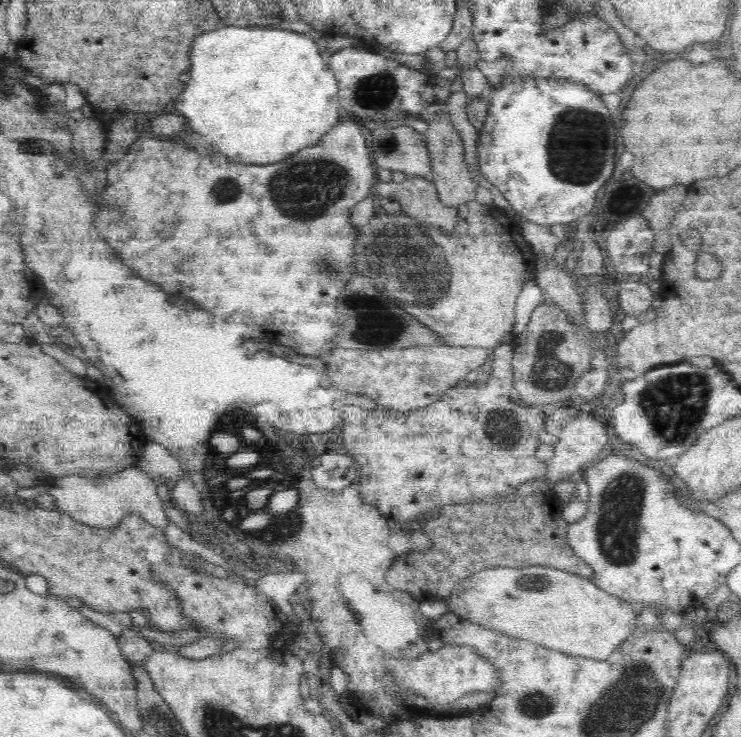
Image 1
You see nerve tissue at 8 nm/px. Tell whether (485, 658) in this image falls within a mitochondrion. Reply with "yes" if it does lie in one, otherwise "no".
no

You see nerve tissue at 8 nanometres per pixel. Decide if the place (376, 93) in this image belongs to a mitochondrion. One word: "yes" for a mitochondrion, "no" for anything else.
yes

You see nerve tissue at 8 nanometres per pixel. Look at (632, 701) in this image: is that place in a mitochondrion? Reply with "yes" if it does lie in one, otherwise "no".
yes

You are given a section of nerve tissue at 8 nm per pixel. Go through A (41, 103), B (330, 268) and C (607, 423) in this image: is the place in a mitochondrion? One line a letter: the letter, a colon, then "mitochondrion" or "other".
A: other
B: mitochondrion
C: other

